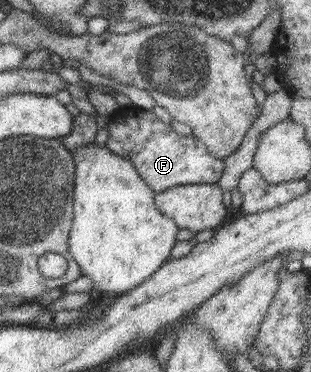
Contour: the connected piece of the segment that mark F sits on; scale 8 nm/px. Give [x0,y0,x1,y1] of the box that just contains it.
[104,107,224,191]

